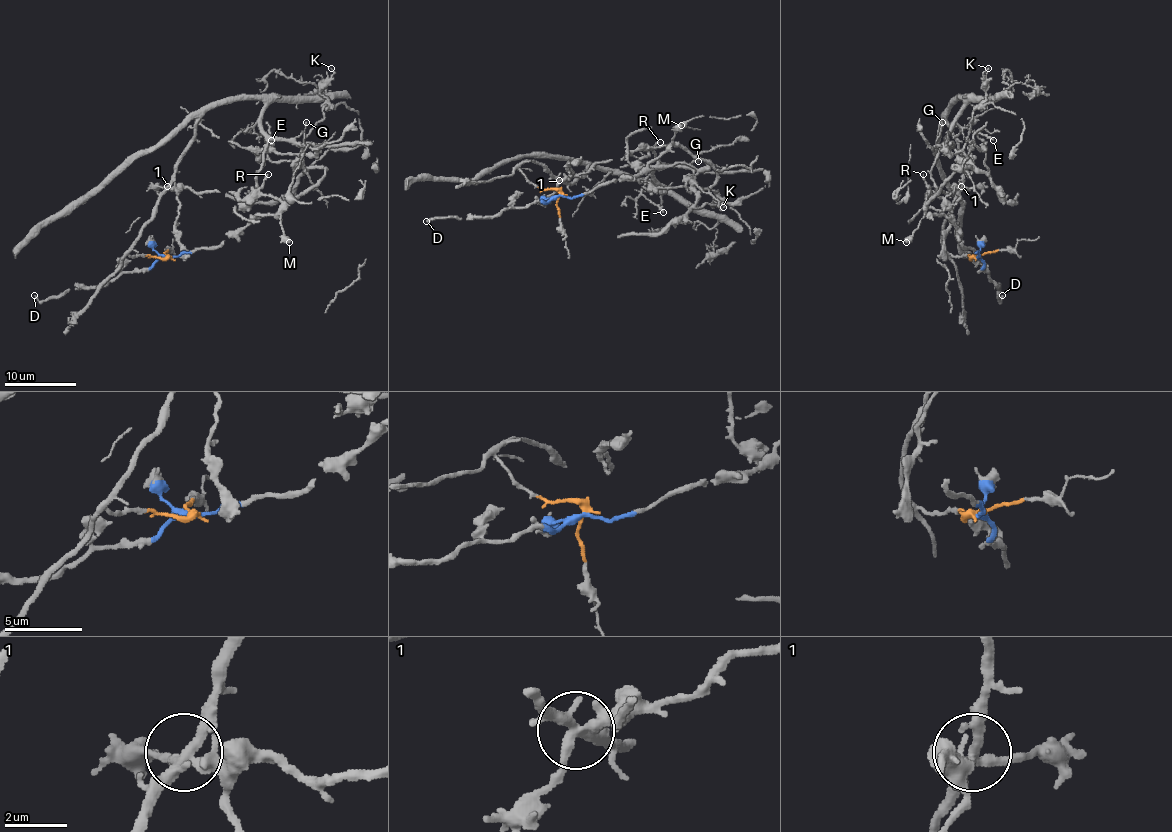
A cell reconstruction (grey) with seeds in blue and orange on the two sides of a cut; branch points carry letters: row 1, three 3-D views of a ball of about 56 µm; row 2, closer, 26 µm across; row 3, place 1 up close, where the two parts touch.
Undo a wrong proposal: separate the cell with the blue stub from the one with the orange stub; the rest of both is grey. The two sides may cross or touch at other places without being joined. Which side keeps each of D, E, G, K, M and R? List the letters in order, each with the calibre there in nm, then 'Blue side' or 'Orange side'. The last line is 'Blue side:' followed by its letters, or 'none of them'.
D: Thickness 200 nm. Blue side
E: Thickness 200 nm. Orange side
G: Thickness 130 nm. Orange side
K: Thickness 120 nm. Blue side
M: Thickness 600 nm. Blue side
R: Thickness 170 nm. Blue side
Blue side: D, K, M, R

